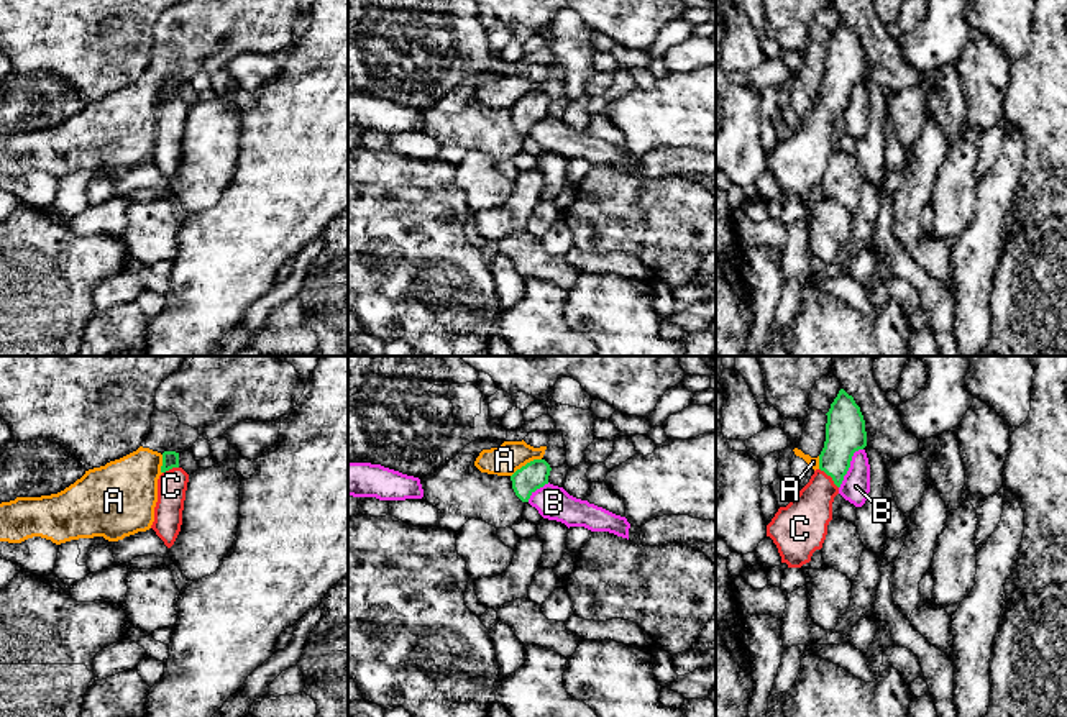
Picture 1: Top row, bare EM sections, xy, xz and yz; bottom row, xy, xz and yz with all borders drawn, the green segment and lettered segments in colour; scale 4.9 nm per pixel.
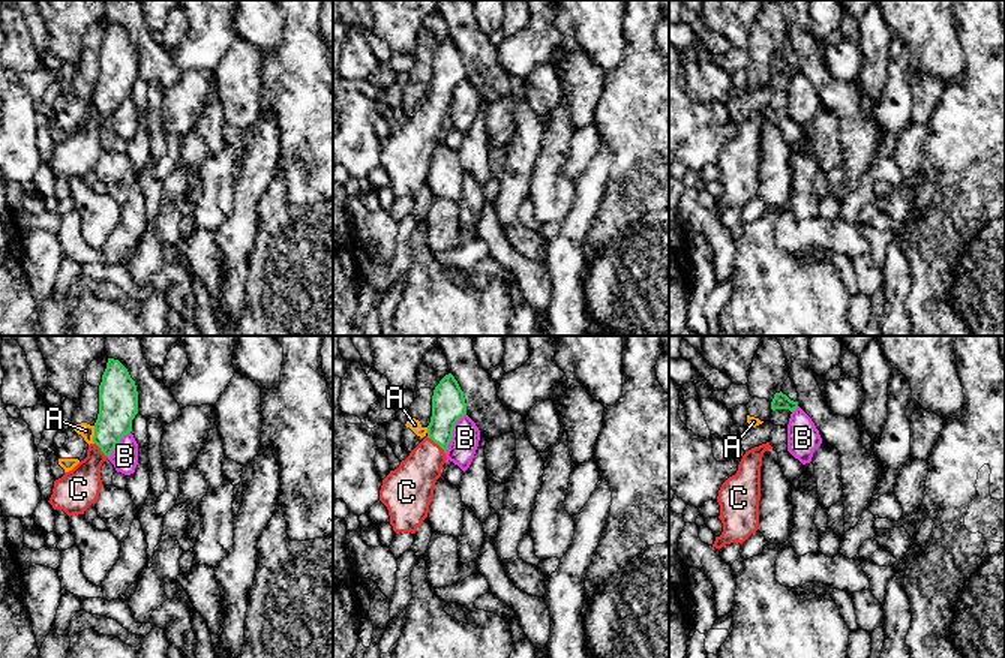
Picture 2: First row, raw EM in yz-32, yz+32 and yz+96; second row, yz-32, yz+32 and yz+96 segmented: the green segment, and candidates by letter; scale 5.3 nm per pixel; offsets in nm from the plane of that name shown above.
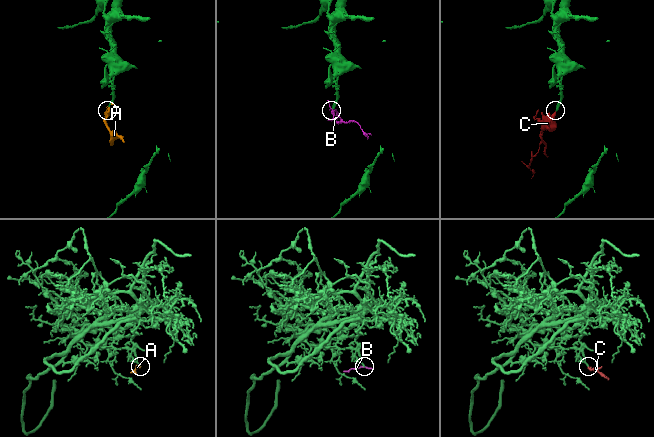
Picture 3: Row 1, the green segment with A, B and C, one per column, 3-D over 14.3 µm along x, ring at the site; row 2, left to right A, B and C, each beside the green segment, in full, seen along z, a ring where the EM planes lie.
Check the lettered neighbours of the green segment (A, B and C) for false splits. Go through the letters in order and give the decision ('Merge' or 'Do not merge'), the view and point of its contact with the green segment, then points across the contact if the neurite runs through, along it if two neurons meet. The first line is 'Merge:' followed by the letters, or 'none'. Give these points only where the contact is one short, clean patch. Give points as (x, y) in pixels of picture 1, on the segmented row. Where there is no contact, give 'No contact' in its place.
Merge: C
A: Do not merge. Touches green at xz (527, 463). Boundary: xz (540, 458), (527, 461), (511, 476)
B: Do not merge. Touches green at yz (849, 466). Boundary: yz (862, 448), (854, 453), (839, 488)
C: Merge. Touches green at yz (831, 476). Path across: yz (846, 433), (834, 458), (831, 476), (805, 519)

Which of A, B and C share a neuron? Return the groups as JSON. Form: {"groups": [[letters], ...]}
{"groups": [["A"], ["B"], ["C"]]}

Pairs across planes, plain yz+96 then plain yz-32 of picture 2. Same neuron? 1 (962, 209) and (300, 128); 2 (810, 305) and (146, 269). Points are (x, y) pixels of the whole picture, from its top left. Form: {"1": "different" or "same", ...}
{"1": "same", "2": "different"}

